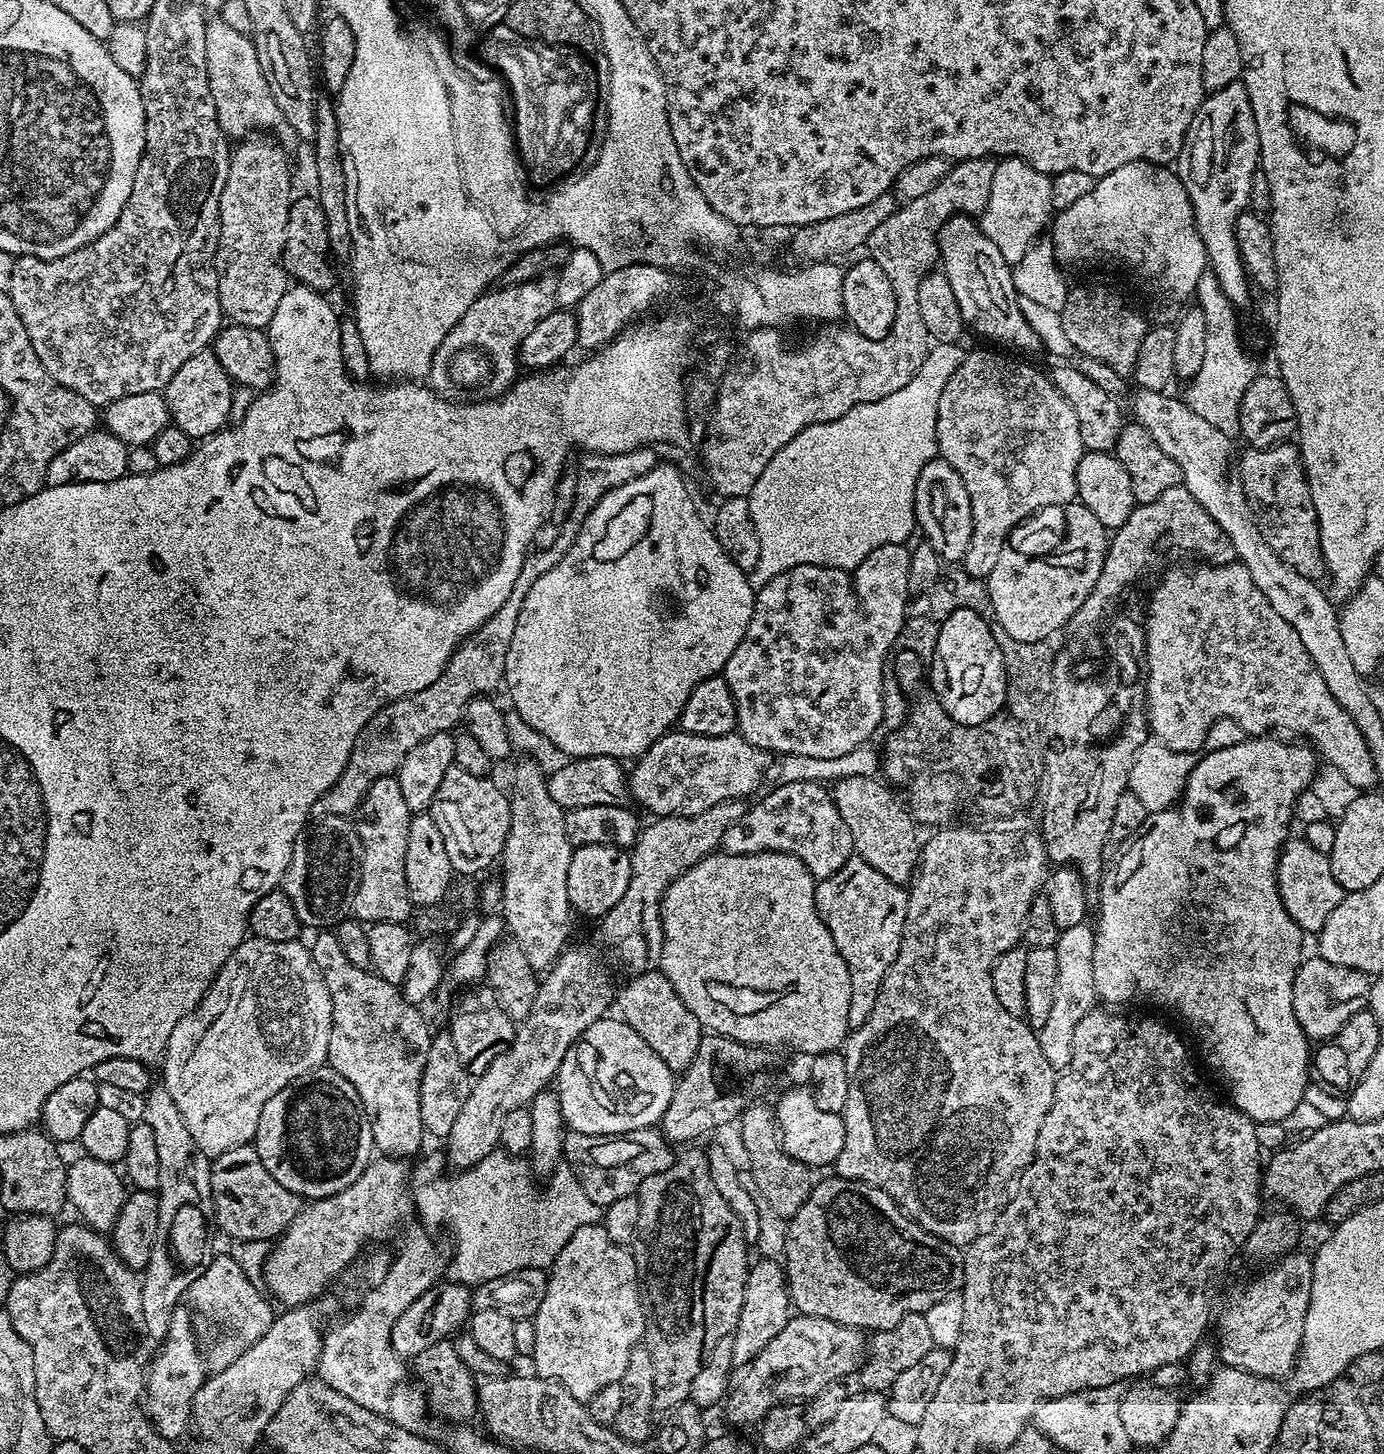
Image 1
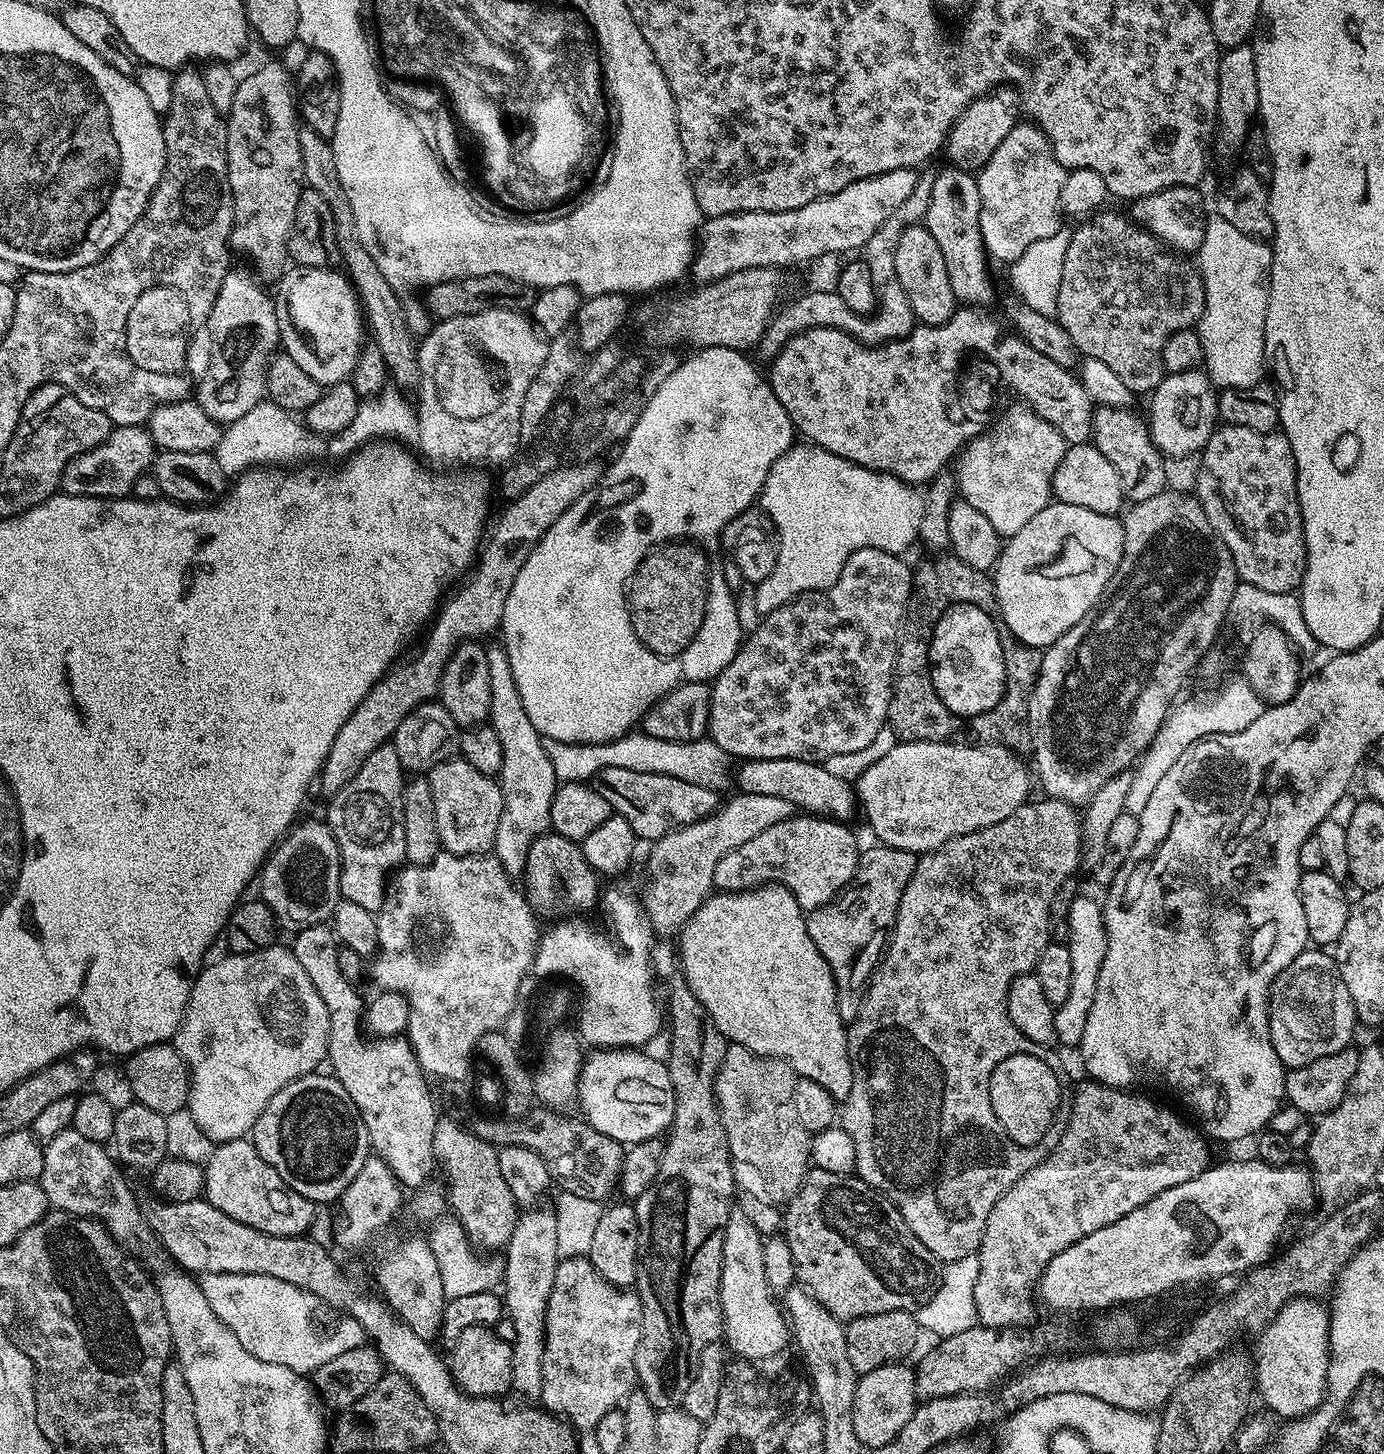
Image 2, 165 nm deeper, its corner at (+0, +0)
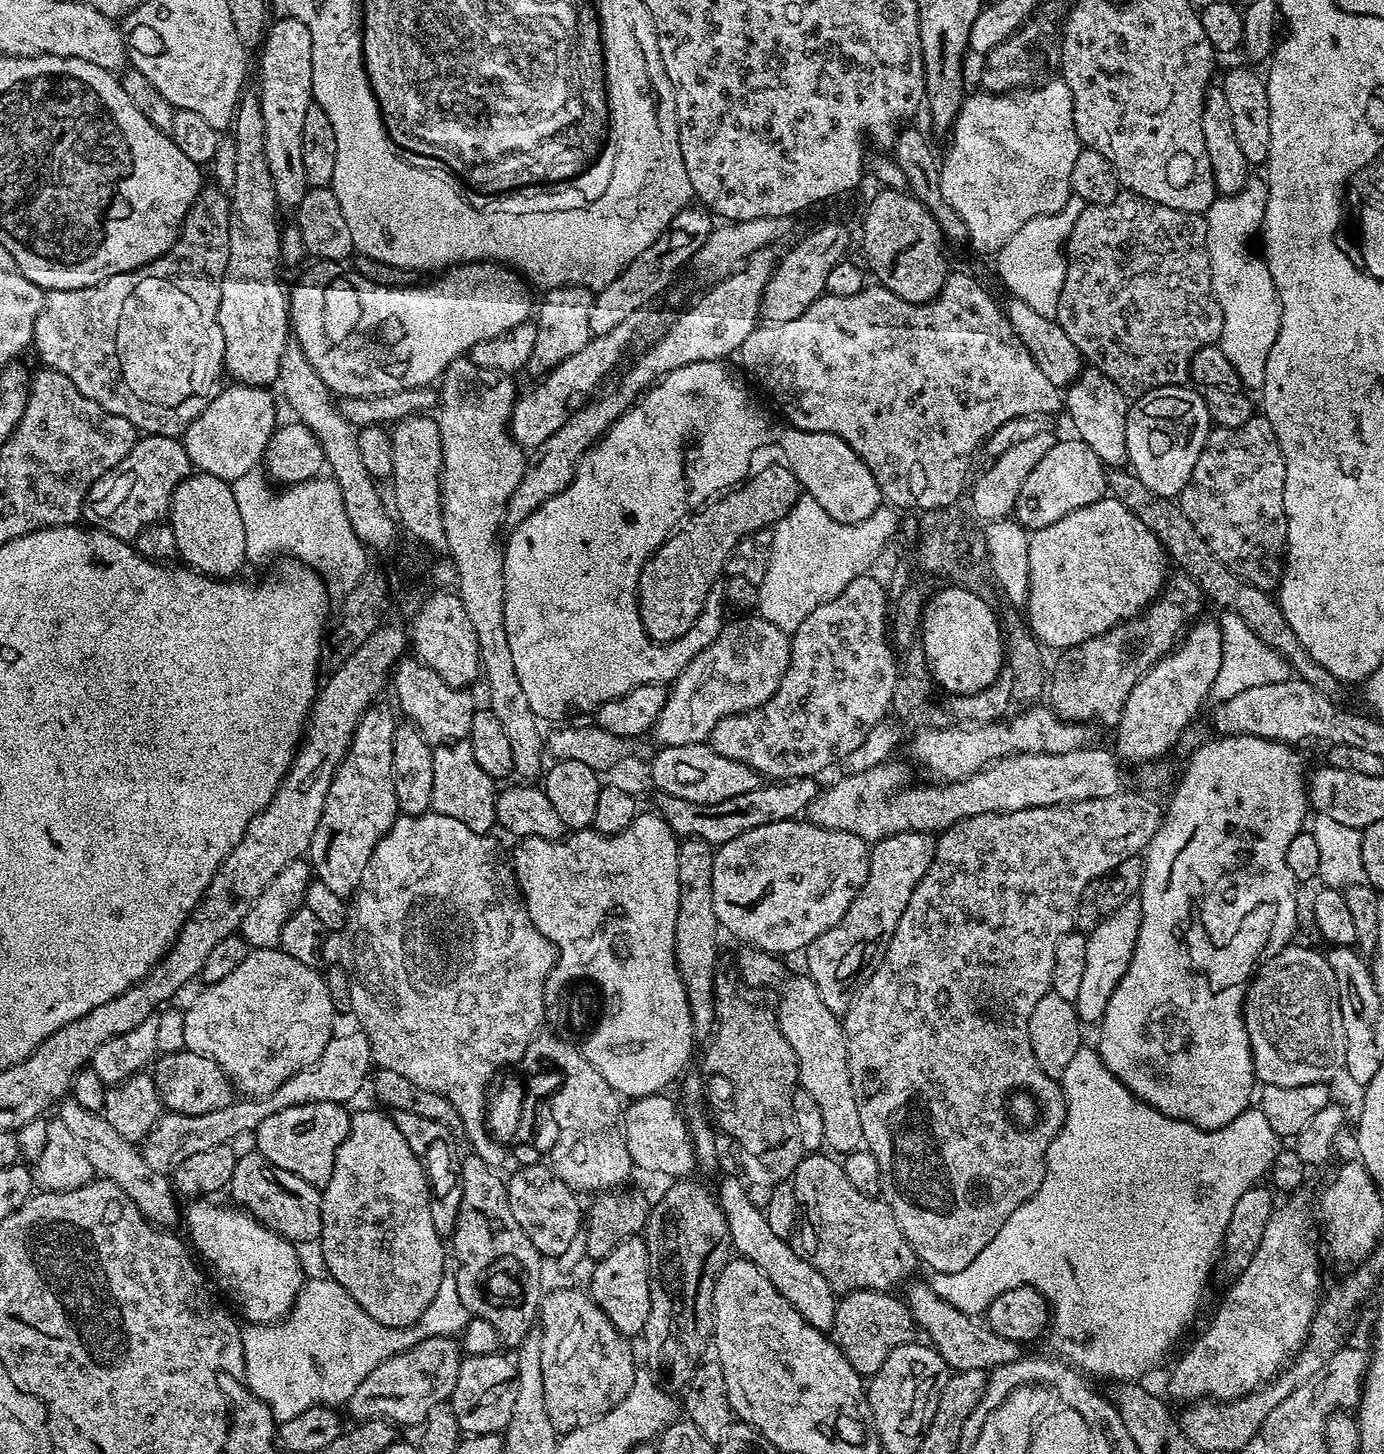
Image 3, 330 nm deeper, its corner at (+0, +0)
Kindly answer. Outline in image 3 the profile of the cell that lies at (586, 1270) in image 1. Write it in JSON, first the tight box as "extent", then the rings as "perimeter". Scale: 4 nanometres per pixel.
{"extent":[538,1288,638,1433],"perimeter":[[[556,1288],[549,1296],[547,1293],[540,1301],[538,1327],[542,1334],[542,1387],[546,1389],[546,1414],[550,1414],[550,1422],[556,1427],[557,1433],[573,1432],[575,1428],[589,1424],[590,1421],[609,1412],[614,1406],[618,1406],[618,1402],[622,1402],[622,1398],[626,1398],[626,1394],[630,1394],[636,1381],[638,1365],[636,1365],[635,1358],[632,1357],[632,1348],[628,1345],[631,1344],[629,1337],[622,1335],[612,1325],[610,1318],[606,1318],[606,1314],[602,1314],[602,1310],[595,1304],[587,1291],[579,1292],[576,1288]]]}

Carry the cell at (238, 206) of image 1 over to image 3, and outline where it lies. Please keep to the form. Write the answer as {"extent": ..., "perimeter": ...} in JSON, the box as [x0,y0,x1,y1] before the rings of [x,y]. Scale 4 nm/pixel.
{"extent":[258,14,312,210],"perimeter":[[[287,14],[281,20],[269,23],[260,52],[260,88],[258,95],[262,106],[262,126],[266,162],[274,182],[277,201],[288,210],[302,202],[308,188],[306,170],[302,167],[302,125],[312,99],[312,39],[303,22]]]}

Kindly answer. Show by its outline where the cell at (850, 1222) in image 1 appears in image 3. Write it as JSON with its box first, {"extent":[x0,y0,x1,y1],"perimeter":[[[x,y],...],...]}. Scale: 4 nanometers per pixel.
{"extent":[790,1154,918,1294],"perimeter":[[[806,1154],[798,1162],[798,1166],[792,1171],[790,1177],[790,1183],[794,1190],[794,1194],[796,1195],[798,1237],[800,1236],[801,1244],[799,1244],[799,1247],[802,1249],[803,1255],[818,1270],[818,1274],[822,1274],[822,1278],[826,1278],[826,1282],[830,1282],[832,1289],[840,1294],[855,1292],[857,1288],[873,1288],[875,1292],[886,1292],[895,1289],[895,1284],[902,1283],[901,1285],[903,1285],[905,1282],[911,1281],[913,1279],[912,1271],[914,1271],[915,1268],[918,1268],[916,1252],[910,1246],[910,1242],[906,1242],[906,1238],[902,1234],[902,1230],[898,1226],[894,1214],[888,1209],[888,1205],[884,1203],[883,1199],[867,1196],[858,1190],[854,1190],[854,1186],[850,1186],[850,1182],[846,1178],[843,1167],[841,1167],[837,1161],[835,1164],[835,1162],[831,1160],[831,1158],[833,1159],[831,1155],[828,1155],[829,1157],[824,1155],[825,1154]]]}

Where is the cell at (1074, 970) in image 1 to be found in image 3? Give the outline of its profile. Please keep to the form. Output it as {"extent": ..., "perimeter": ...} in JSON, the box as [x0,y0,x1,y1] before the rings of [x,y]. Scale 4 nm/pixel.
{"extent":[1075,899,1142,1025],"perimeter":[[[1127,899],[1113,913],[1097,919],[1096,929],[1087,933],[1086,966],[1082,982],[1075,1000],[1076,1013],[1081,1025],[1099,1025],[1106,1014],[1106,1002],[1110,1002],[1110,994],[1122,982],[1122,974],[1130,966],[1130,958],[1134,954],[1134,946],[1138,942],[1138,926],[1142,926],[1142,910],[1139,899]]]}

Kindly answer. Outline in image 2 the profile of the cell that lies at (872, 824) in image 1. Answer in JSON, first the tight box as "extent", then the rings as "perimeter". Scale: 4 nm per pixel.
{"extent":[734,758,858,822],"perimeter":[[[790,758],[746,760],[739,765],[734,780],[740,792],[774,794],[778,798],[786,798],[786,802],[790,802],[805,813],[831,817],[841,822],[851,821],[852,811],[857,811],[858,808],[858,797],[853,785],[835,774],[829,774],[820,762]]]}

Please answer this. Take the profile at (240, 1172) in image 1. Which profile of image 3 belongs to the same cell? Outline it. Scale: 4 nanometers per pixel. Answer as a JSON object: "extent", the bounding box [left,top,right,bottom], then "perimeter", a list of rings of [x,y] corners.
{"extent":[227,1150,322,1246],"perimeter":[[[255,1150],[237,1155],[234,1178],[230,1178],[227,1191],[232,1192],[231,1203],[249,1212],[260,1224],[277,1232],[283,1240],[290,1240],[297,1246],[319,1241],[322,1230],[322,1210],[320,1209],[321,1189],[308,1184],[302,1178],[282,1170]]]}

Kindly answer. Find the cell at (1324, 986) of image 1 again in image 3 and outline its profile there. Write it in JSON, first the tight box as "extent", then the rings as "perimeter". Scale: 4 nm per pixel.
{"extent":[1244,942,1346,1086],"perimeter":[[[1293,942],[1283,948],[1278,954],[1267,957],[1257,967],[1253,977],[1246,985],[1244,994],[1244,1025],[1248,1031],[1248,1041],[1252,1047],[1252,1071],[1261,1085],[1273,1084],[1274,1086],[1310,1086],[1331,1081],[1331,1076],[1343,1069],[1346,1062],[1346,1030],[1342,1030],[1342,1010],[1338,1002],[1338,990],[1334,982],[1334,970],[1330,966],[1327,955],[1322,951],[1315,952],[1312,948],[1303,948],[1299,942]]]}

